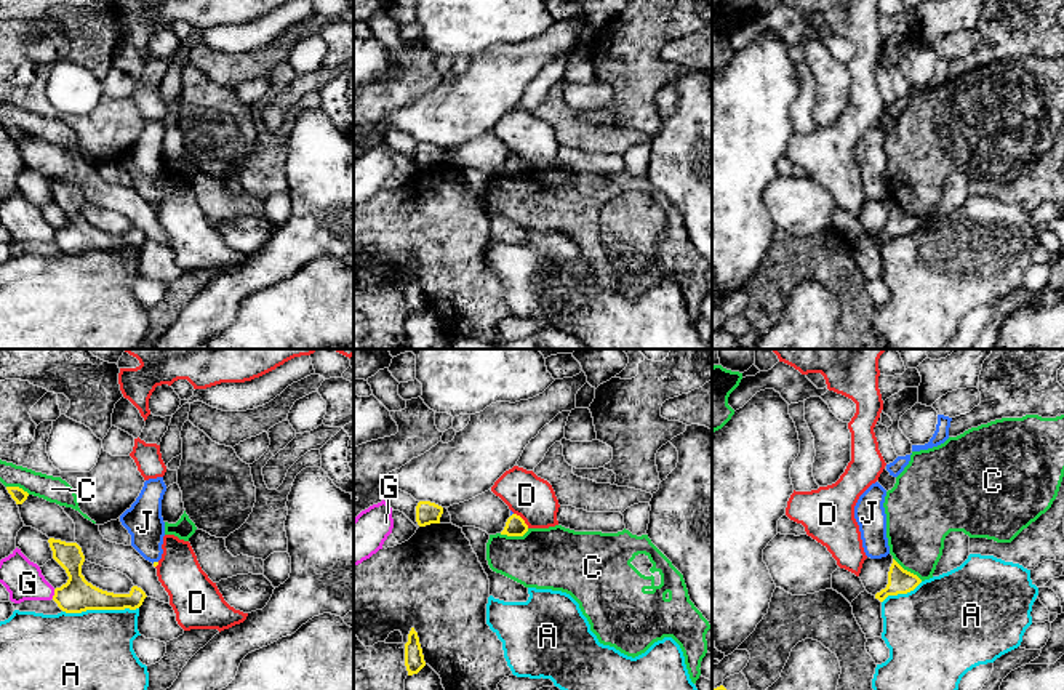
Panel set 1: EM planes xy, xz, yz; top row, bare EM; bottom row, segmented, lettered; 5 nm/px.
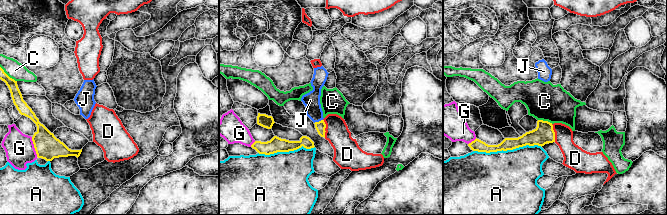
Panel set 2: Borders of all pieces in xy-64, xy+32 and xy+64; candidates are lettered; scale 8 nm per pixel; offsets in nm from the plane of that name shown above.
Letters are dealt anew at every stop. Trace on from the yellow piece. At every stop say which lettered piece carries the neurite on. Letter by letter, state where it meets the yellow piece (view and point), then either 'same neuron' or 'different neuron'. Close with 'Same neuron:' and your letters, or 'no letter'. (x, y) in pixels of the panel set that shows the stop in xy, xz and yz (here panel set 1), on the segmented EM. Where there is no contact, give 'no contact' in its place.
A: contact xy (100, 609); different neuron
C: contact xz (514, 535); different neuron
D: contact xz (522, 519); different neuron
G: contact xy (55, 594); different neuron
J: contact xy (154, 562); different neuron
Same neuron: no letter

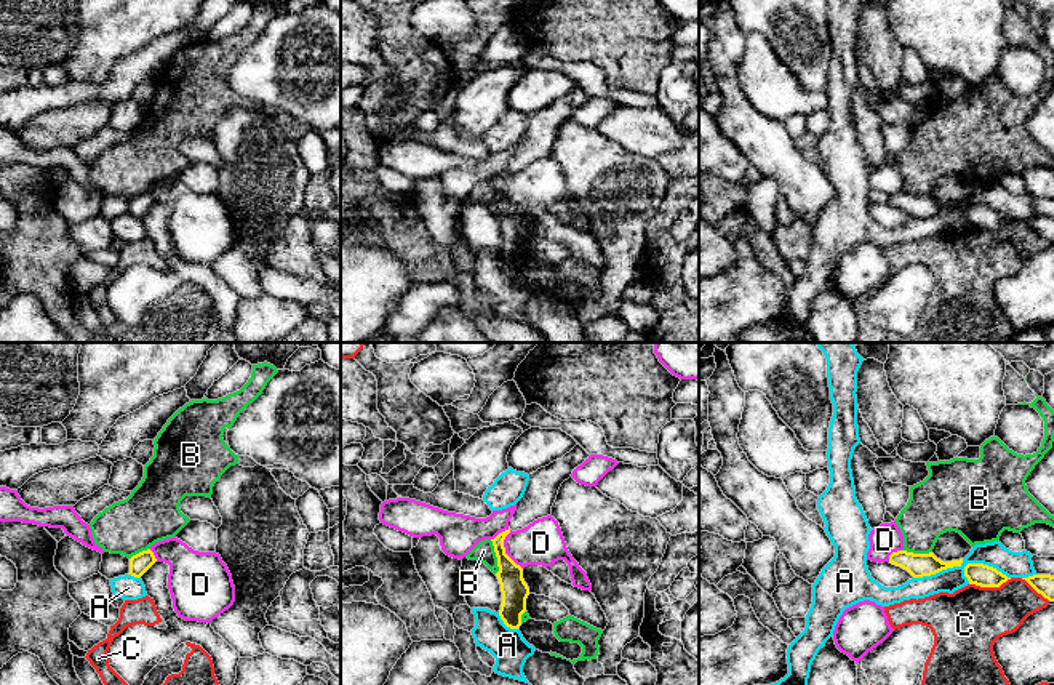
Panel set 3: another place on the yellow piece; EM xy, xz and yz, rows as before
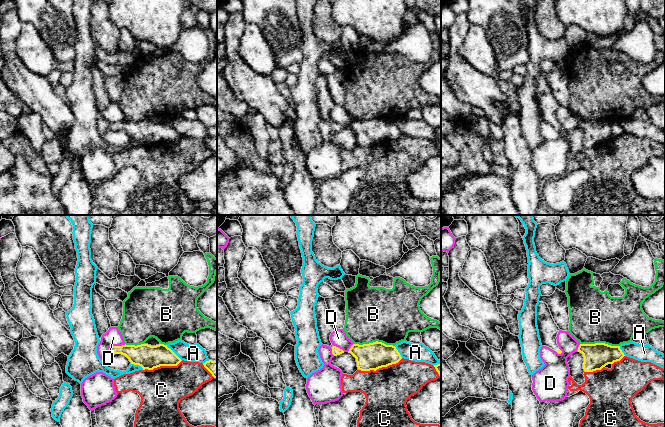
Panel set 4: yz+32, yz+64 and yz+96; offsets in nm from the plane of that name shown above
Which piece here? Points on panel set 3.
A: contact yz (960, 565); different neuron
B: contact xz (496, 556); different neuron
C: contact yz (990, 586); different neuron
D: contact xz (504, 549); different neuron
Same neuron: no letter

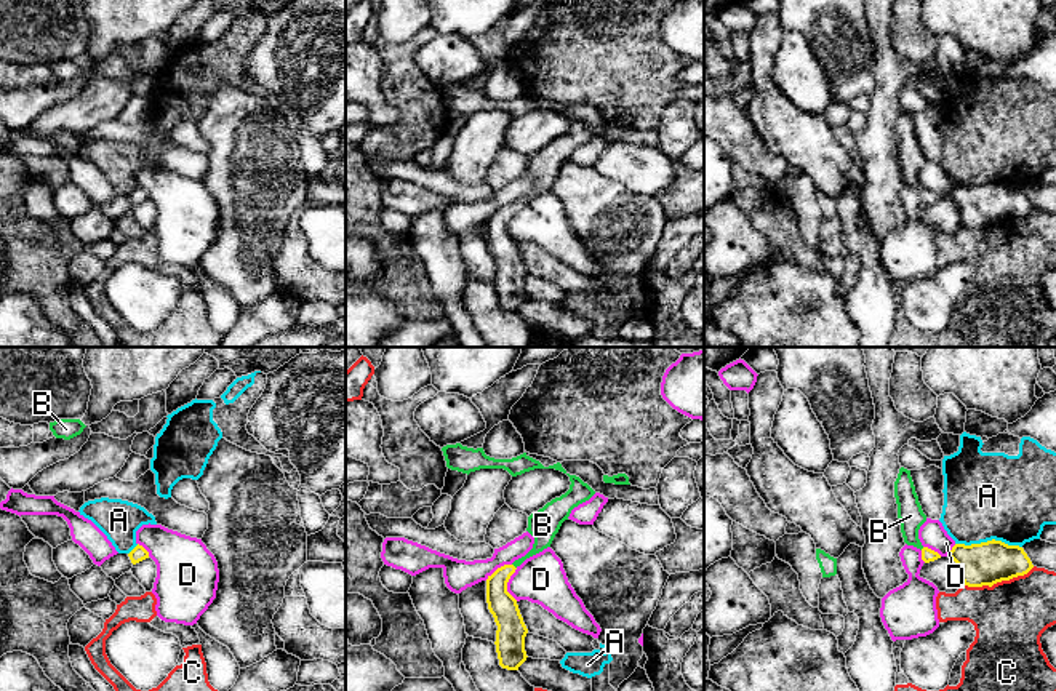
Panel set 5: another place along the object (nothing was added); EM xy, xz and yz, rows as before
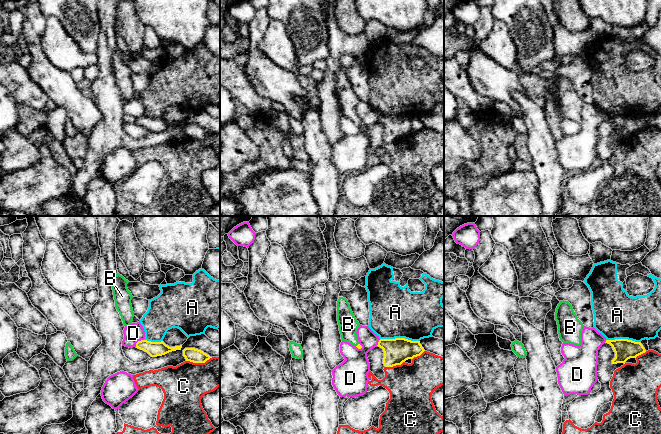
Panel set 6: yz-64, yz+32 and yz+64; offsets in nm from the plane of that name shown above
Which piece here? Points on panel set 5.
A: contact yz (989, 541); different neuron
B: contact xz (514, 567); same neuron
C: contact yz (999, 581); different neuron
D: contact xz (506, 584); different neuron
Same neuron: B

